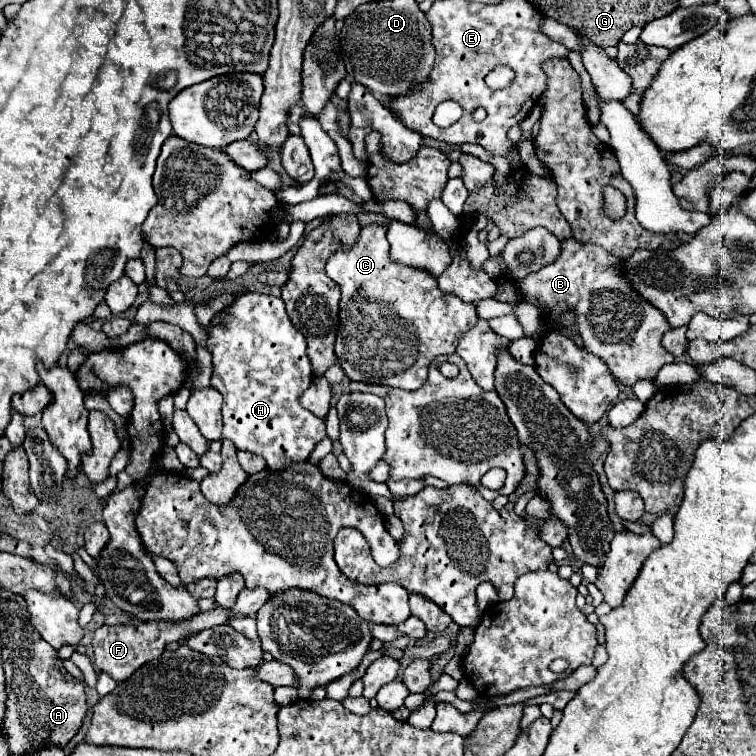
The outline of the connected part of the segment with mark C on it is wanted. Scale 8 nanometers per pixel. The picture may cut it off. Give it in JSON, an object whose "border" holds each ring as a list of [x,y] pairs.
{"border":[[[386,225],[360,227],[358,241],[352,247],[342,245],[340,249],[336,249],[336,253],[332,253],[332,257],[326,261],[324,273],[330,275],[330,279],[338,283],[342,291],[338,303],[342,335],[336,337],[334,351],[340,367],[352,381],[378,383],[414,391],[426,381],[430,361],[438,355],[454,353],[458,337],[462,337],[462,333],[466,333],[466,329],[472,329],[478,321],[476,307],[464,303],[460,297],[454,297],[454,293],[442,293],[438,289],[436,277],[432,277],[426,269],[398,265],[390,259]]]}

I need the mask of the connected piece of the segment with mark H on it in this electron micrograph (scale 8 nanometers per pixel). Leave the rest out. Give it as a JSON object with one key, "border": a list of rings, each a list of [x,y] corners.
{"border":[[[242,293],[230,307],[220,311],[220,321],[218,325],[212,323],[208,327],[208,337],[208,351],[212,353],[214,363],[210,387],[220,391],[224,397],[222,439],[232,441],[238,451],[258,453],[266,459],[268,469],[272,471],[282,471],[294,463],[308,461],[314,447],[326,437],[326,425],[322,419],[300,405],[302,393],[312,383],[312,365],[310,357],[306,355],[306,339],[292,325],[284,309],[284,301],[264,293]]]}

